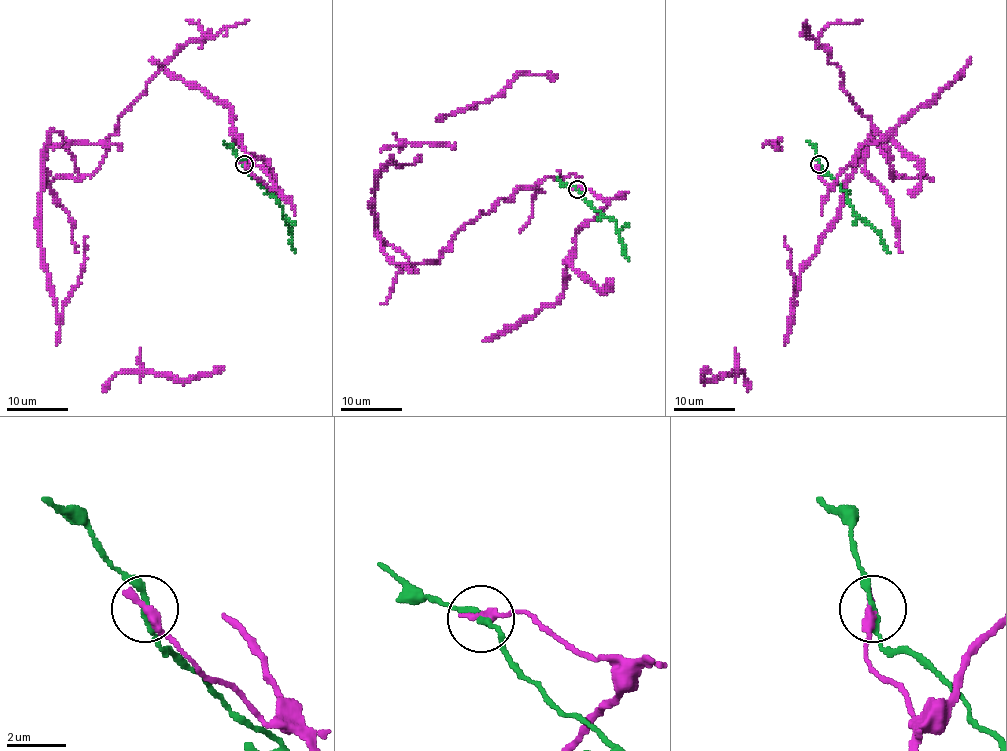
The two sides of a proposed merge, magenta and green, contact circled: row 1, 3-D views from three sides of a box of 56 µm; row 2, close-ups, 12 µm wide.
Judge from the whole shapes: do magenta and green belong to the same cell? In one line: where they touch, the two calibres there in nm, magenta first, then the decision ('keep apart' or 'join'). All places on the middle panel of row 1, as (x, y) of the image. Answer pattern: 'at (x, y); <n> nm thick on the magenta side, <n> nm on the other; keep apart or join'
at (577, 189); 360 nm thick on the magenta side, 220 nm on the other; keep apart

